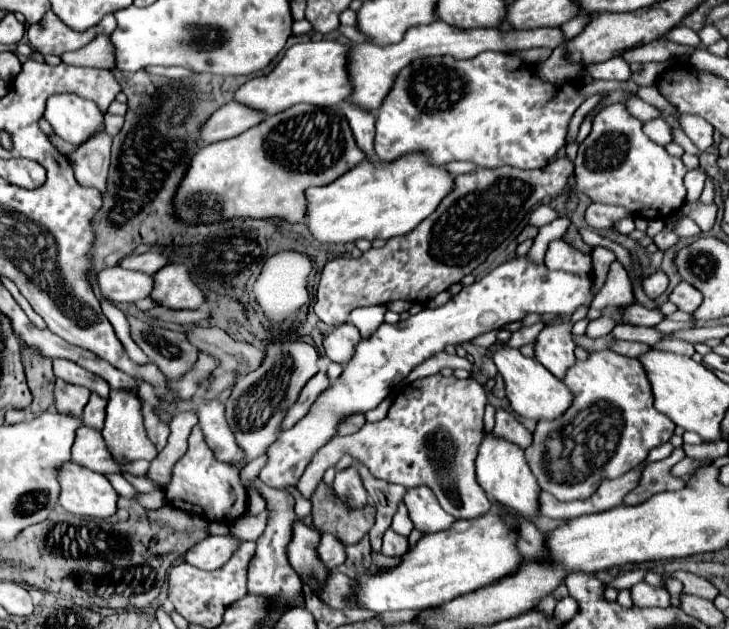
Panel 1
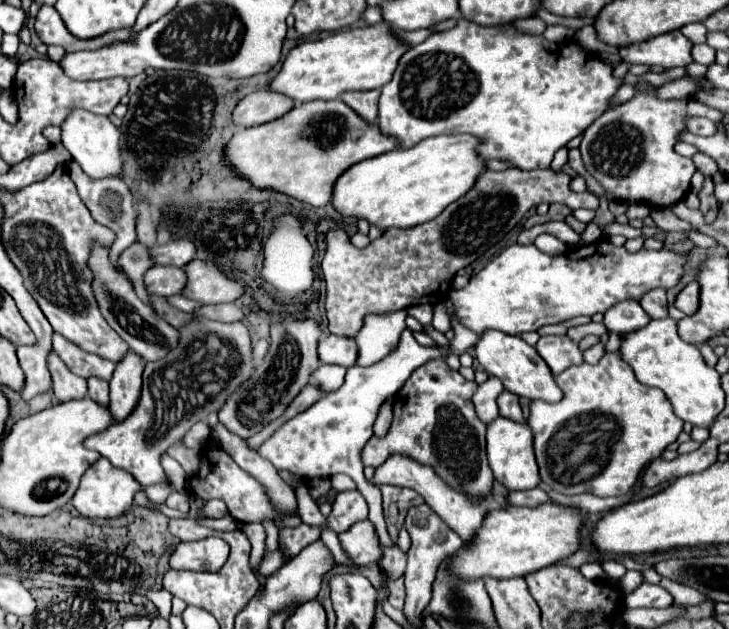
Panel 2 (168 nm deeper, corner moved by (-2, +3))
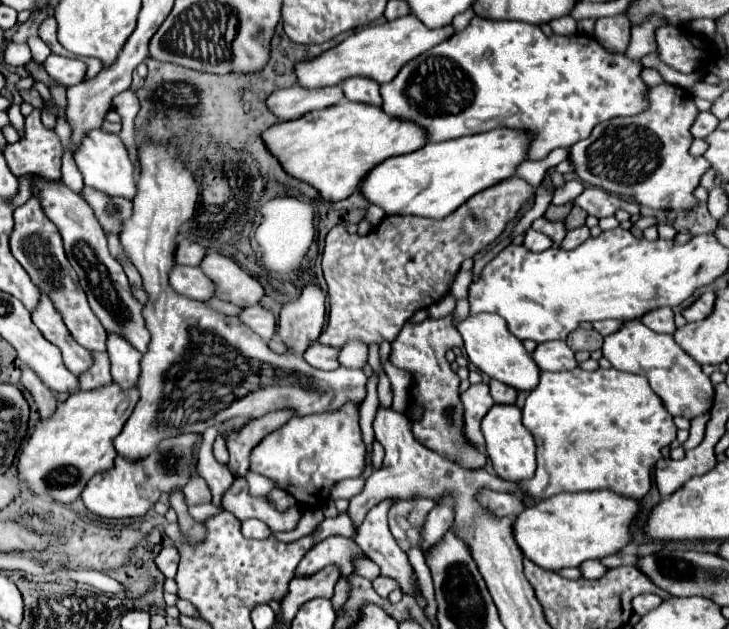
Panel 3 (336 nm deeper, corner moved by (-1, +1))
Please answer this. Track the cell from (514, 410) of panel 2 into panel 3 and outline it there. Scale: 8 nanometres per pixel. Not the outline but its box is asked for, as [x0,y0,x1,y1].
[490,380,516,404]

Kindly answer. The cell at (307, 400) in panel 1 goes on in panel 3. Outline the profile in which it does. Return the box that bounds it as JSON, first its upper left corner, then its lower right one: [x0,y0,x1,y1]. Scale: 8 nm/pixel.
[226,408,294,476]

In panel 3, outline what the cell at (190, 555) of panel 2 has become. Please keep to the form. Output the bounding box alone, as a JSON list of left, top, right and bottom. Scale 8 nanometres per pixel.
[156,546,178,578]

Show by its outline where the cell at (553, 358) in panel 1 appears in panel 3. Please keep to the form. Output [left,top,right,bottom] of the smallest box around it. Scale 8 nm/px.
[532,340,578,372]

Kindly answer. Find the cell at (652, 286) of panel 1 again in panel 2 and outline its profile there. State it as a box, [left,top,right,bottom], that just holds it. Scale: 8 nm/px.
[641,290,667,318]

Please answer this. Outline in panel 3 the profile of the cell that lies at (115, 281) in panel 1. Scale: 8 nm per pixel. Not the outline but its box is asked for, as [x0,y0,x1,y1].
[170,266,214,300]

